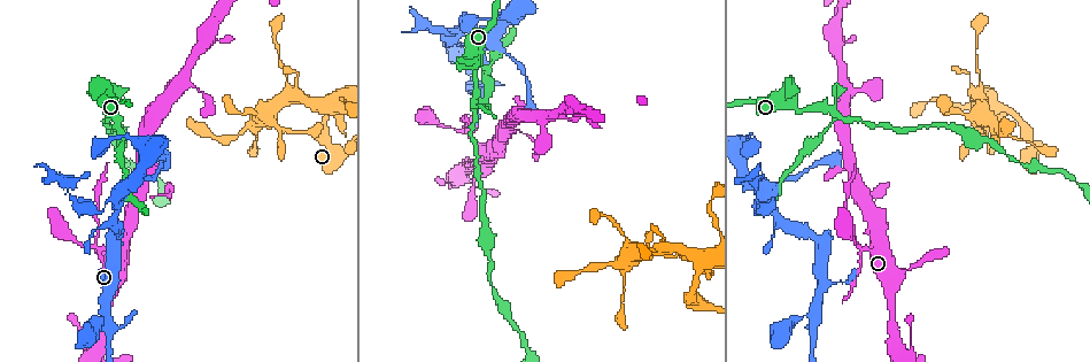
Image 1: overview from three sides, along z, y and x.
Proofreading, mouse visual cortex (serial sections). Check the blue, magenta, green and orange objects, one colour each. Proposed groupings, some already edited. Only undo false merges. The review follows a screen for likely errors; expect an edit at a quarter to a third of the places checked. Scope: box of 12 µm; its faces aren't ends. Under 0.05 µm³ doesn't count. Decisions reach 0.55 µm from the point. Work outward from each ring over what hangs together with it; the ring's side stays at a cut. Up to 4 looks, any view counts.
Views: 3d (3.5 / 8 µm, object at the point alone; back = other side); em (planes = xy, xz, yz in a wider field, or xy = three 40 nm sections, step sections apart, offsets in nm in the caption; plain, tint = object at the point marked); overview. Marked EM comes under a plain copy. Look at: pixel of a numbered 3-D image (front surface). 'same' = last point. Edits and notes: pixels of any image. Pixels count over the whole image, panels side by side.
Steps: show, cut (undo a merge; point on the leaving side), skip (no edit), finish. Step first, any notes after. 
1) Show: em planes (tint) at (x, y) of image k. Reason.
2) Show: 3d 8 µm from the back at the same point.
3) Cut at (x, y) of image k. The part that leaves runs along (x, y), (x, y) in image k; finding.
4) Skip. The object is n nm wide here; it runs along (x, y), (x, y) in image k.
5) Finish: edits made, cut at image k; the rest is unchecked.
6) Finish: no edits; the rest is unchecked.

Show: 3d 3.5 µm at (834, 109) of image 1.

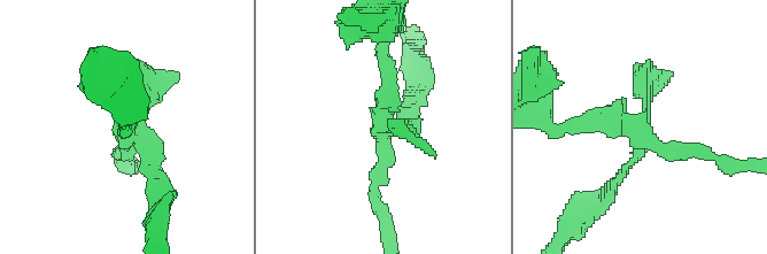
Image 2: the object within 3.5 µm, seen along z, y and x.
Show: em xy step 2 (tint) at (641, 132) of image 2.

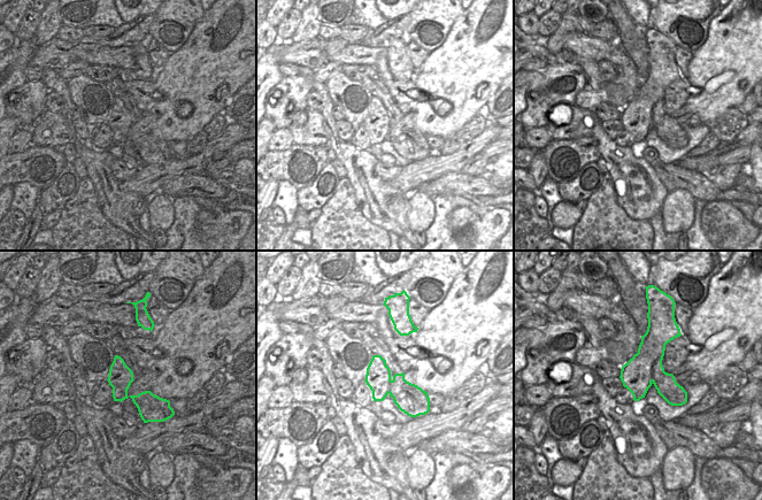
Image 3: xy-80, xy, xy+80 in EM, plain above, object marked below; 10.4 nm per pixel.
Cut at (396, 123) of image 2. The object is 280 nm wide here; a border runs along (638, 352), (651, 356), (653, 381) in image 3; a second cell is stuck on.

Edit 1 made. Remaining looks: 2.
Show: 3d 3.5 µm at (465, 133) of image 1. Arms part here.

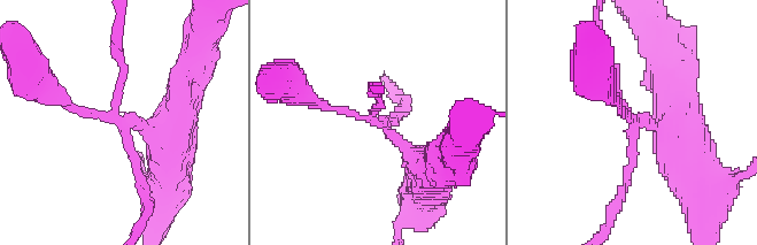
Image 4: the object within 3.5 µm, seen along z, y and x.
Show: em planes (tint) at (118, 116) of image 4.

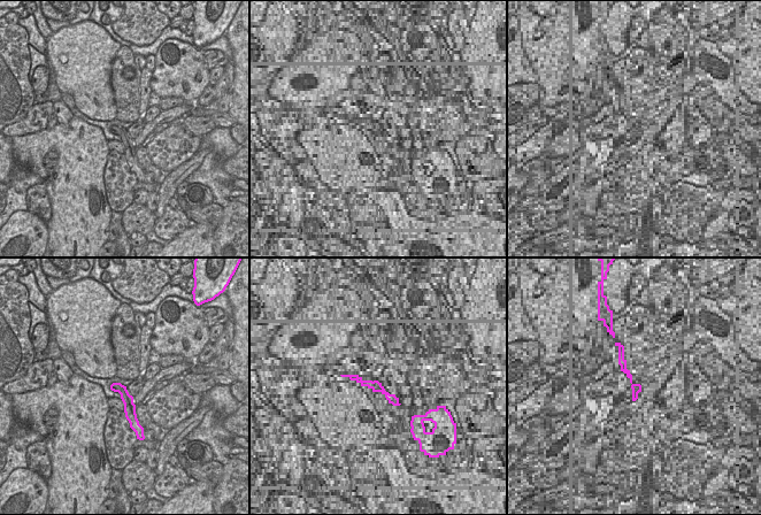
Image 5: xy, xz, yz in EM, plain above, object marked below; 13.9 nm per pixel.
Cut at (632, 163) of image 4. The part that leaves runs along (650, 124), (622, 113), (607, 85) in image 4; a second cell is stuck on.

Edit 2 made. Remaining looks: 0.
Finish: edits made, cut at image 2, cut at image 4; the rest is unchecked.

